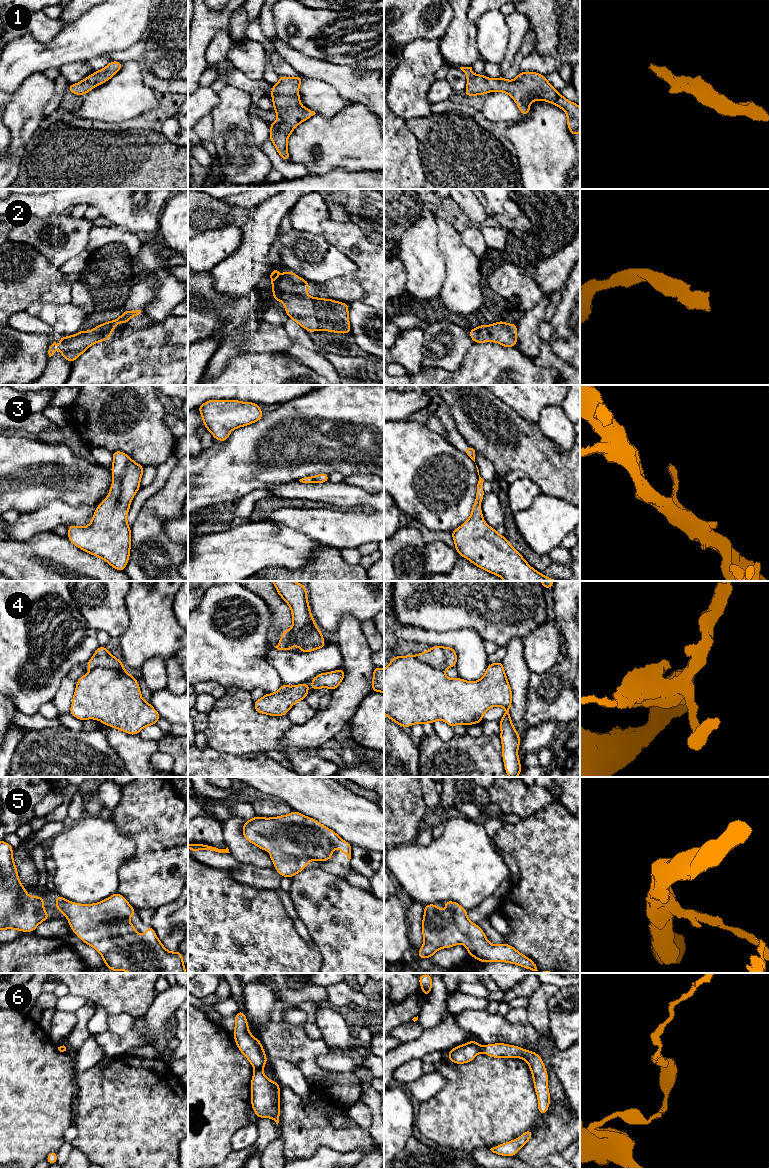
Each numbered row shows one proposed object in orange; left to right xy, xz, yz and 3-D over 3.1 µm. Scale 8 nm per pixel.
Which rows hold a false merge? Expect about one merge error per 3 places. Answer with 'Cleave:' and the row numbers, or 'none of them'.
Cleave: 4, 6

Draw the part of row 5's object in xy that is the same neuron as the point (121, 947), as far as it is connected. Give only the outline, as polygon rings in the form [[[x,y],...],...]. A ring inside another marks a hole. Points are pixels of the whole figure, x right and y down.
[[[118,892],[94,904],[78,904],[57,894],[55,908],[66,916],[70,930],[75,932],[76,937],[80,937],[83,943],[100,953],[109,970],[129,973],[186,973],[182,953],[169,952],[157,938],[151,925],[148,925],[144,935],[136,931],[128,920],[134,916],[136,909]]]

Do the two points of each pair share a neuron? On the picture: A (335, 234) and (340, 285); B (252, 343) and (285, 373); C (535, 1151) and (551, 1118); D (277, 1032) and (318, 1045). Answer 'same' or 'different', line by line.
A: same
B: different
C: same
D: same

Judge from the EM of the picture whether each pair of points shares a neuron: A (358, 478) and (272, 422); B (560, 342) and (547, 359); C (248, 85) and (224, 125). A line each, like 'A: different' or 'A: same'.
A: different
B: different
C: different

